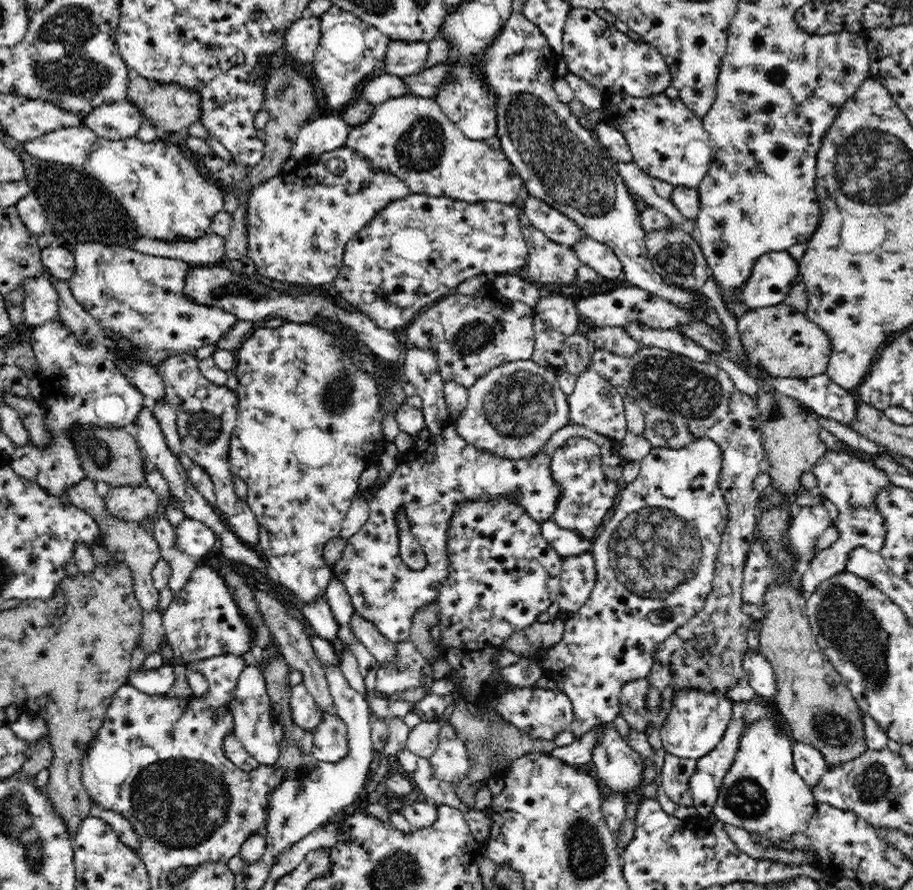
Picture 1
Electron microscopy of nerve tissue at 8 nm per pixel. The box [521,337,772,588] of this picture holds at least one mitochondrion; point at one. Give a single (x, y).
(676, 386)

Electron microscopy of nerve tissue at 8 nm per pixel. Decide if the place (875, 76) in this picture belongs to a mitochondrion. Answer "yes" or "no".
no

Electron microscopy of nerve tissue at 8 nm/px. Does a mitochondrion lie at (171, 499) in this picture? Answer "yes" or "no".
no

